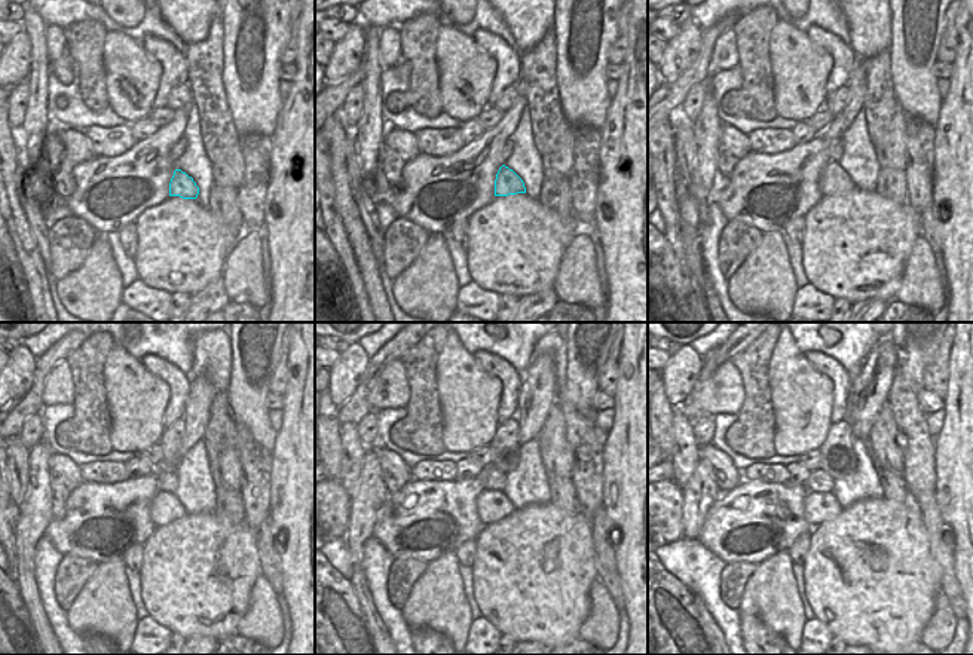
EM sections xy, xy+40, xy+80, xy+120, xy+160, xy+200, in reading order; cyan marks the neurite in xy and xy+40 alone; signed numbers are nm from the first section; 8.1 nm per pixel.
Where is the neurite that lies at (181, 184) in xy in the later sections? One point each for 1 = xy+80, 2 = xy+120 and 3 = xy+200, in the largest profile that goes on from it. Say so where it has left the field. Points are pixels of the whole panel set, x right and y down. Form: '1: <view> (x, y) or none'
1: xy+80 (834, 180)
2: xy+120 (165, 508)
3: xy+200 (819, 507)

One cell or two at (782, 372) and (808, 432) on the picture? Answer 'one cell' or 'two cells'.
one cell

